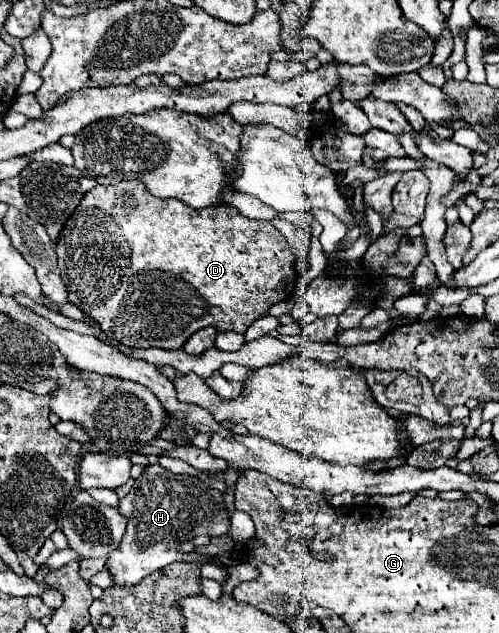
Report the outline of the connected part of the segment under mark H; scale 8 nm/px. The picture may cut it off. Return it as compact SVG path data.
M147 465L135 479L131 491L119 501L119 511L129 519L127 533L117 551L107 559L115 585L137 585L143 577L181 561L179 543L197 535L221 537L229 531L229 513L223 493L203 483L199 477L175 475L157 465Z

